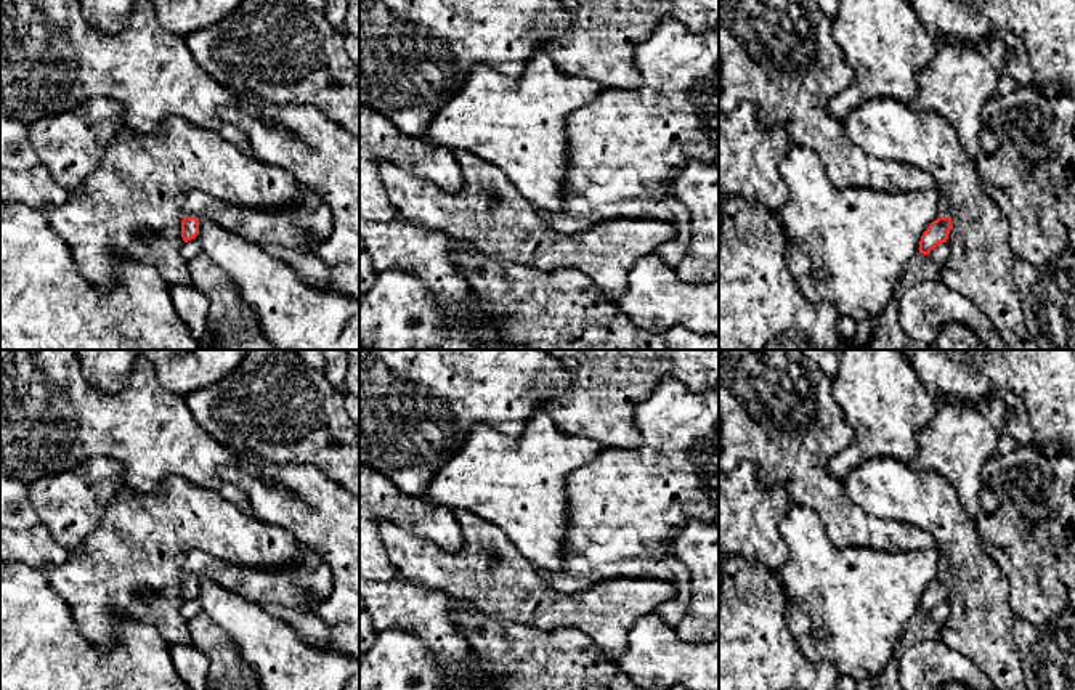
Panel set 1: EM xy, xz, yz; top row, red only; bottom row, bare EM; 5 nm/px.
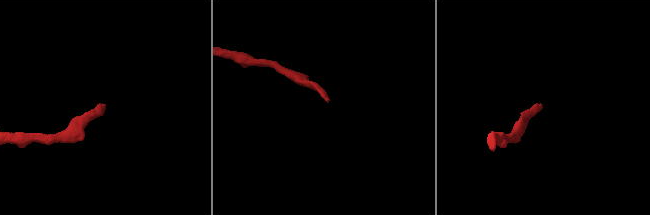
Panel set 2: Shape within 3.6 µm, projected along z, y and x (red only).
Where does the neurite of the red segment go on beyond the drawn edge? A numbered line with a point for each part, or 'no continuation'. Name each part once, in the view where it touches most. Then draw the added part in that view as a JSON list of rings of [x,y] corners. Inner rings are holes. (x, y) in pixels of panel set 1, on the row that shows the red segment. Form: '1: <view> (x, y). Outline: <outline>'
1: xy (302, 227). Outline: [[[191,191],[183,217],[197,217],[258,246],[276,244],[297,252],[314,252],[332,231],[332,213],[313,194],[284,209],[252,209],[221,202],[204,191]]]

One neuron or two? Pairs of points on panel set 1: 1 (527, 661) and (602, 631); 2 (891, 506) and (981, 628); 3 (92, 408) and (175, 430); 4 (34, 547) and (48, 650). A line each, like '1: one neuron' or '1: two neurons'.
1: two neurons
2: one neuron
3: one neuron
4: two neurons

